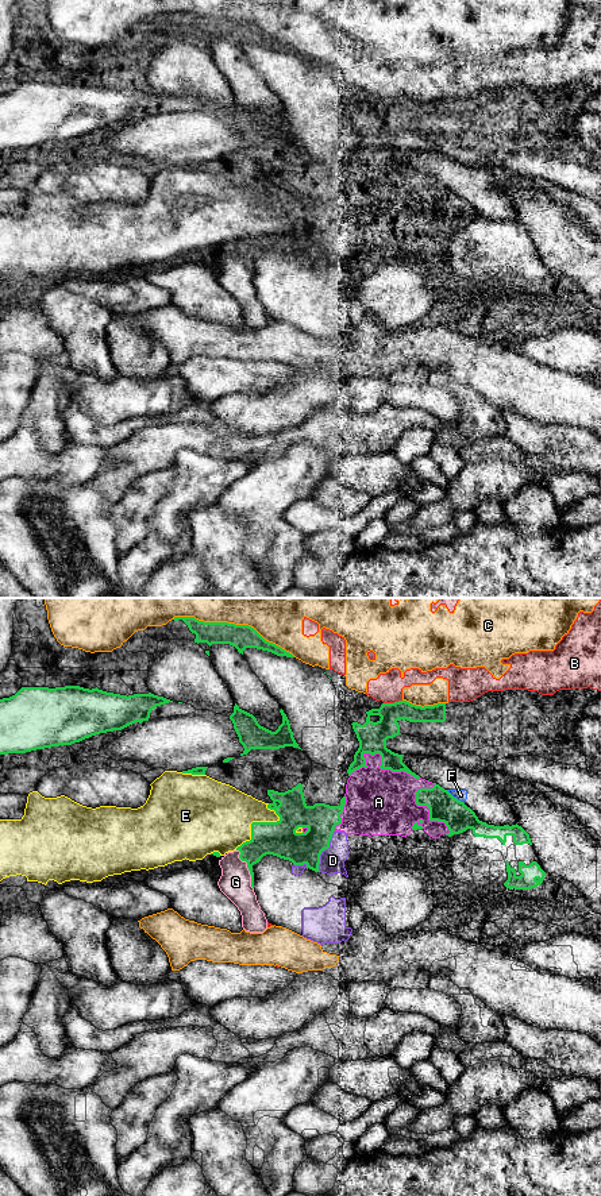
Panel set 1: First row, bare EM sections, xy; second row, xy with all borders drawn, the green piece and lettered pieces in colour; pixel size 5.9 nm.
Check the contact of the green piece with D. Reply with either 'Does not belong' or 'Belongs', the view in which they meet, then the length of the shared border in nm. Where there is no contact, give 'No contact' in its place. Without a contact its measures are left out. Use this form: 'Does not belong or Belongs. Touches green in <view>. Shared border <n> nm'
Does not belong. Touches green in xy. Shared border 260 nm

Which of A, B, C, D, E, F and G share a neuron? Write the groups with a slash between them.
A E / B C / D / F / G

